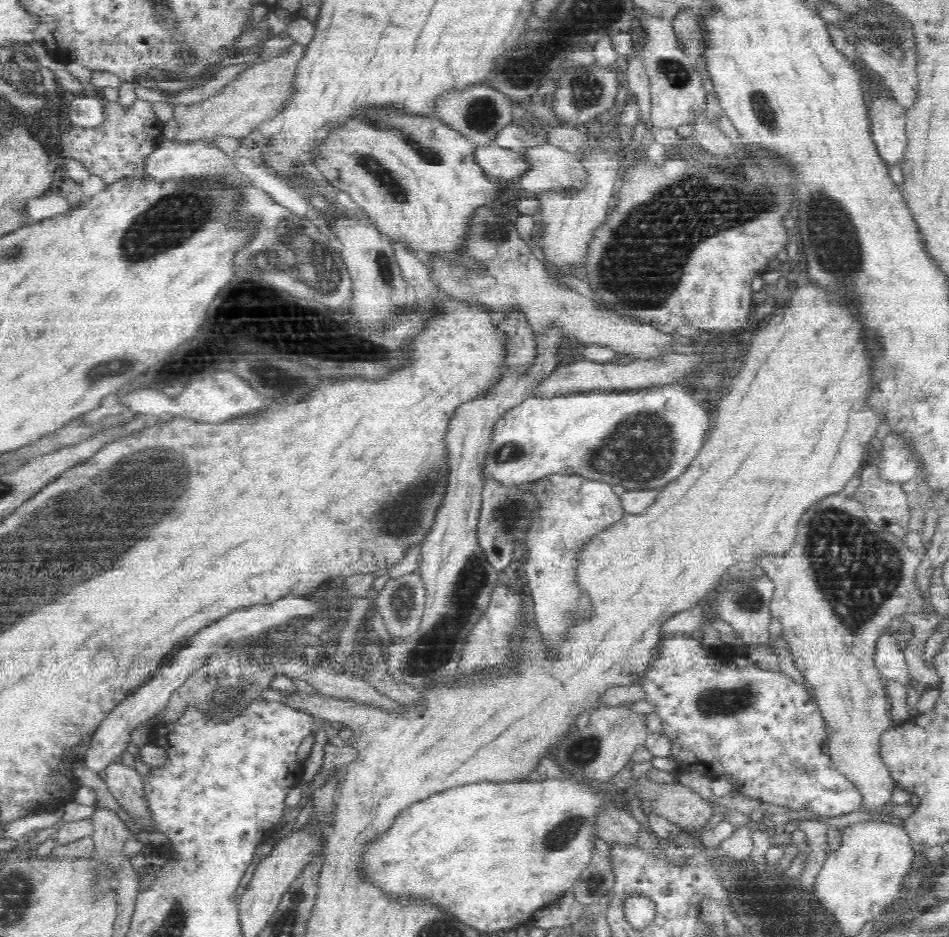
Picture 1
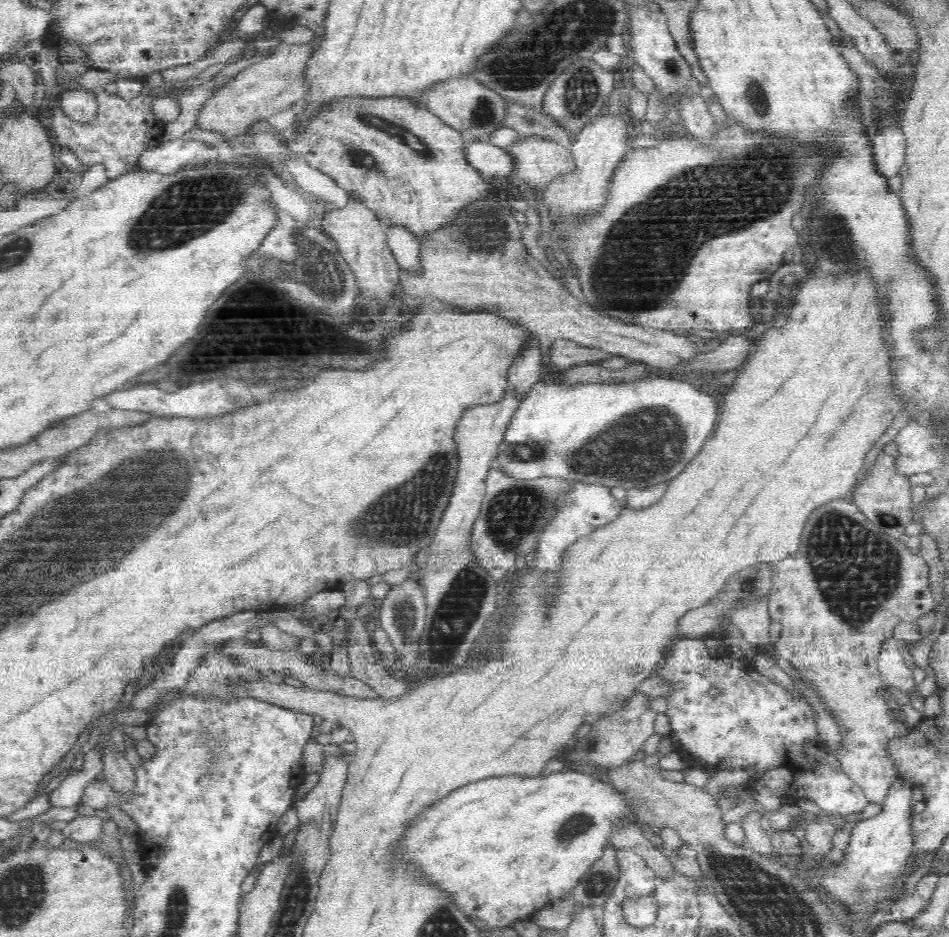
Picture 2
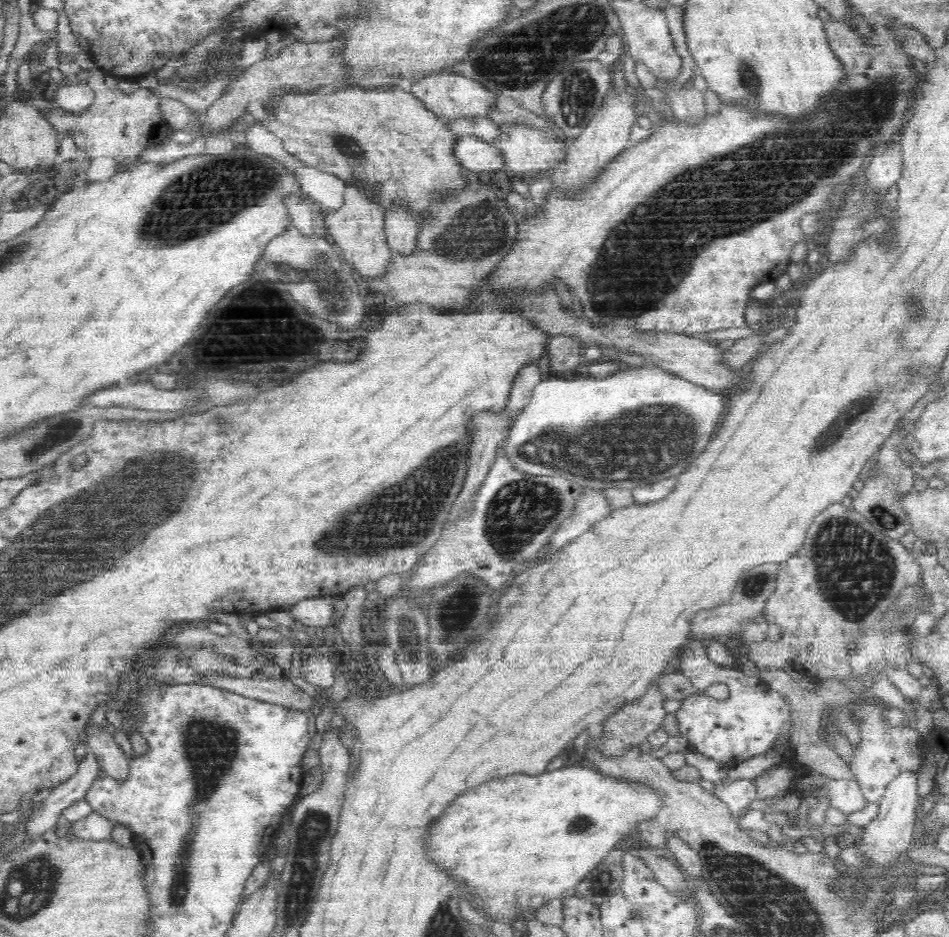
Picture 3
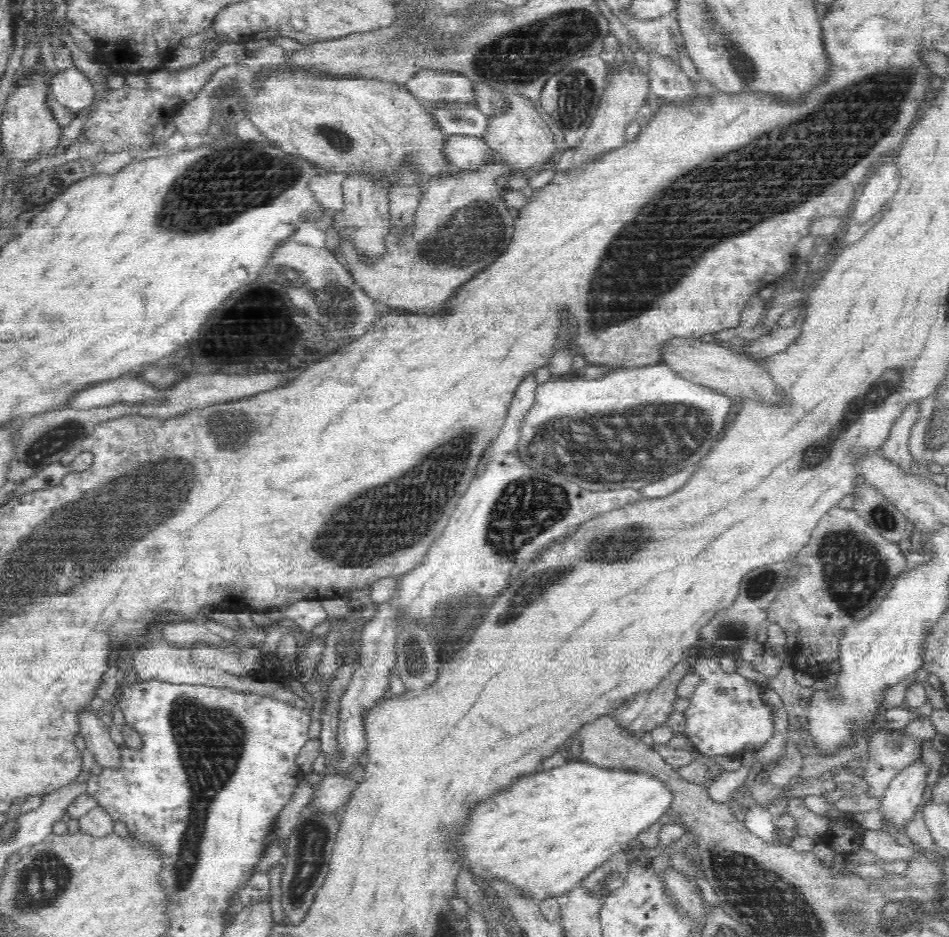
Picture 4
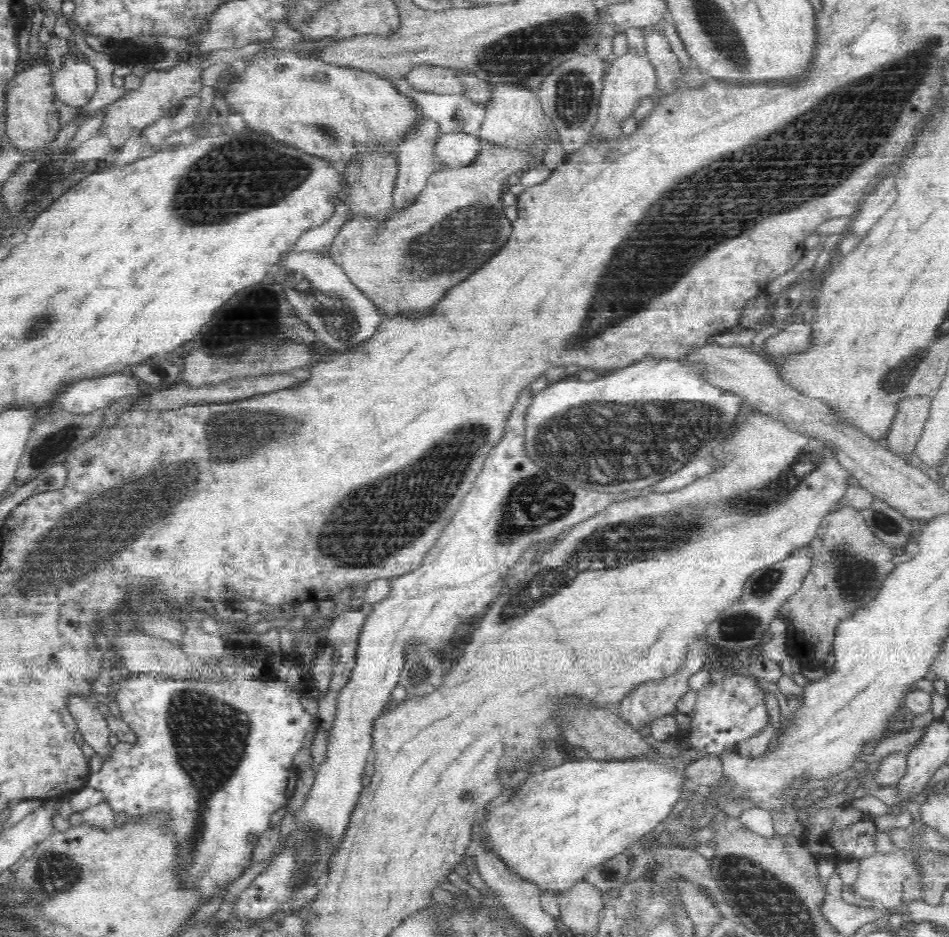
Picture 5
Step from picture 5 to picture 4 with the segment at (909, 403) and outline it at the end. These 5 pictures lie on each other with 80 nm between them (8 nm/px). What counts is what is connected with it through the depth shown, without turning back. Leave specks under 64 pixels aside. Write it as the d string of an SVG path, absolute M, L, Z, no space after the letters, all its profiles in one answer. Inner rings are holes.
M910 406L896 419L890 429L886 442L879 448L878 455L901 471L905 476L912 476L913 460L908 451L910 429L919 417L918 406Z

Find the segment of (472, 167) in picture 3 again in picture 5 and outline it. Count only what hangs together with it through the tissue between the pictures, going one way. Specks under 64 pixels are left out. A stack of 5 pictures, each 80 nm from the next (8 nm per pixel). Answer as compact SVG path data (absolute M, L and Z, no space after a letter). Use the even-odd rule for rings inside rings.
M441 134L436 140L434 152L445 168L459 169L473 165L485 147L477 135Z

